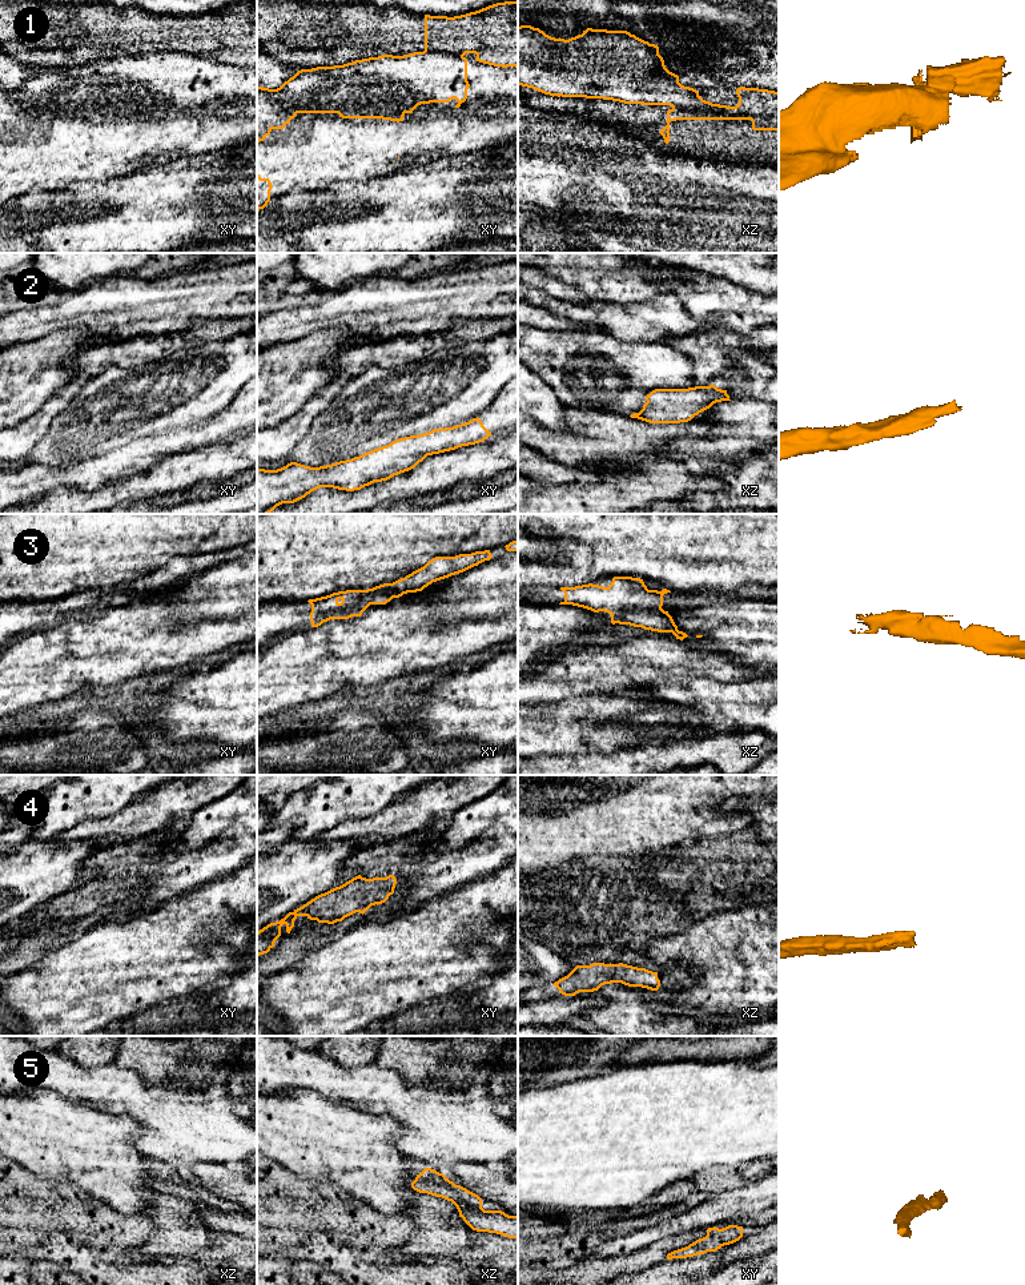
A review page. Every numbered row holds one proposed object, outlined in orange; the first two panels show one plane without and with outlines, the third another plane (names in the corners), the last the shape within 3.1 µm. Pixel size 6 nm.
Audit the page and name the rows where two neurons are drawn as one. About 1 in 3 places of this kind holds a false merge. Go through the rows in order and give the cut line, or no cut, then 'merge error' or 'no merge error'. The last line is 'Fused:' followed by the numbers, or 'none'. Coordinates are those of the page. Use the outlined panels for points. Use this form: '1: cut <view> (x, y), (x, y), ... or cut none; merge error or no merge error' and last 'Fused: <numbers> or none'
1: cut xz (712, 104), (672, 108); merge error
2: cut none; no merge error
3: cut none; no merge error
4: cut none; no merge error
5: cut none; no merge error
Fused: 1

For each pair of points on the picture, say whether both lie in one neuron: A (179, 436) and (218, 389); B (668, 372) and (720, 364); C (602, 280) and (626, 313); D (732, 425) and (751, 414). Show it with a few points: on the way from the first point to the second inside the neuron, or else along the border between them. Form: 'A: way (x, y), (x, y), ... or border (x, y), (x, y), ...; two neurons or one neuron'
A: border (216, 414), (206, 421), (156, 434); two neurons
B: border (695, 360), (698, 385); two neurons
C: border (650, 298), (628, 302), (591, 301); two neurons
D: way (736, 421), (740, 417), (747, 417); one neuron

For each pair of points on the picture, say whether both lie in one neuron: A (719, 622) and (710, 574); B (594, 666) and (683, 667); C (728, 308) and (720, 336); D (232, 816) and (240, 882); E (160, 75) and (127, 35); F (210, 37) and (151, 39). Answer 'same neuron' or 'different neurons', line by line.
A: different neurons
B: same neuron
C: different neurons
D: different neurons
E: different neurons
F: same neuron

